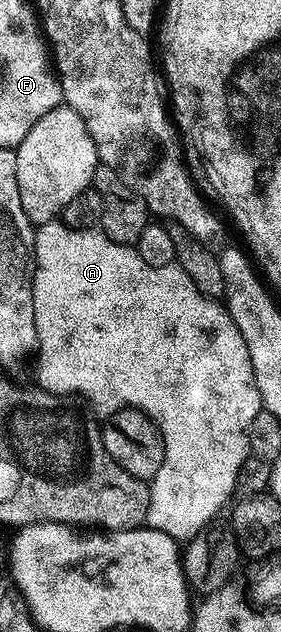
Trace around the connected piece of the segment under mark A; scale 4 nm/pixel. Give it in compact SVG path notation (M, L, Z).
M53 220L50 222L39 223L34 230L36 236L36 252L34 255L34 269L32 271L32 291L34 292L34 324L36 325L36 350L38 353L36 358L36 378L41 387L50 391L50 393L57 396L68 396L64 394L81 394L84 398L89 398L98 409L101 410L104 416L113 414L115 410L121 410L126 406L134 406L137 409L141 409L145 414L148 414L154 421L156 426L160 429L160 434L164 438L164 459L162 460L162 468L158 468L158 472L154 477L150 479L150 489L152 495L150 496L150 508L148 509L147 525L153 530L158 532L166 532L166 536L175 538L177 543L187 544L187 542L193 538L199 530L203 530L205 526L209 525L213 521L212 518L224 505L229 505L228 497L232 494L232 489L236 486L236 477L240 474L240 469L244 466L244 461L250 458L250 447L248 445L248 428L252 423L254 416L262 408L260 400L260 393L256 387L256 381L254 380L254 372L252 371L252 365L250 364L250 354L246 348L246 342L242 340L242 332L238 332L238 328L234 324L234 320L229 316L227 309L217 299L209 298L208 295L203 294L199 288L194 284L194 280L190 280L188 273L182 269L179 264L173 264L170 266L151 266L146 264L146 260L142 260L142 256L132 246L123 246L117 242L111 242L109 238L105 236L99 229L93 228L90 230L75 230L66 225L63 220Z

